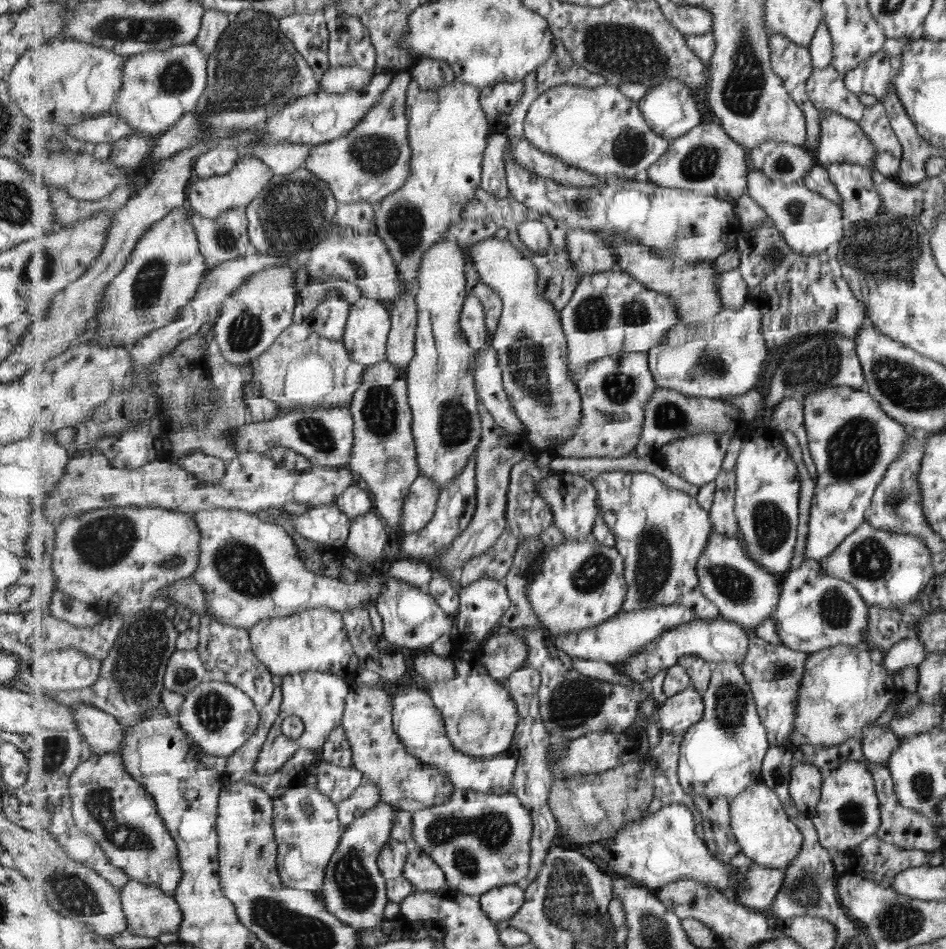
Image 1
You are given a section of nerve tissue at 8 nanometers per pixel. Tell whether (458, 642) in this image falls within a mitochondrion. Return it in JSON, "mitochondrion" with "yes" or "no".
{"mitochondrion":"no"}

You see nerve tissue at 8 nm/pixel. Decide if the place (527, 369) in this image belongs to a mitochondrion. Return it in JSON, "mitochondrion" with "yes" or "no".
{"mitochondrion":"yes"}

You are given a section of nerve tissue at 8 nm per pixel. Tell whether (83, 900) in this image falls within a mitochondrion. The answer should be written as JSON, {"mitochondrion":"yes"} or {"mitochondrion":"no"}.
{"mitochondrion":"yes"}

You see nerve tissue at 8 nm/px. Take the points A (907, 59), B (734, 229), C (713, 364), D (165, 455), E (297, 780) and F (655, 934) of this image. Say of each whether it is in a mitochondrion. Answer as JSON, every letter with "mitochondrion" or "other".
{"A":"other","B":"other","C":"mitochondrion","D":"other","E":"other","F":"mitochondrion"}

